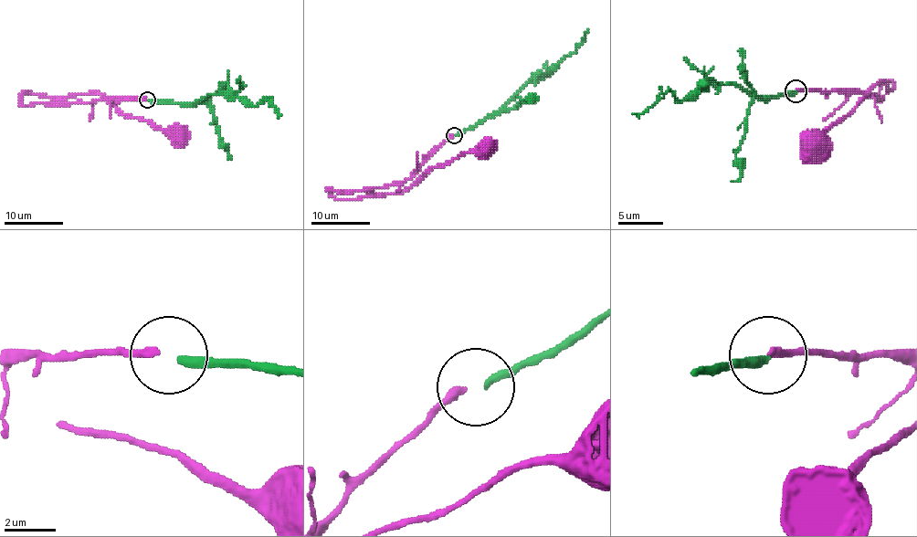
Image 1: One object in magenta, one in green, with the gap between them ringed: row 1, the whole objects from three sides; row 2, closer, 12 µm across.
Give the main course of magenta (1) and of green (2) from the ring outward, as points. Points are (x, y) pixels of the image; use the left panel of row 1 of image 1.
1: (144, 100), (25, 105), (20, 100), (30, 93), (55, 98), (100, 93), (122, 114), (182, 136)
2: (149, 100), (194, 103), (208, 95), (236, 93), (254, 105), (267, 100), (281, 114)

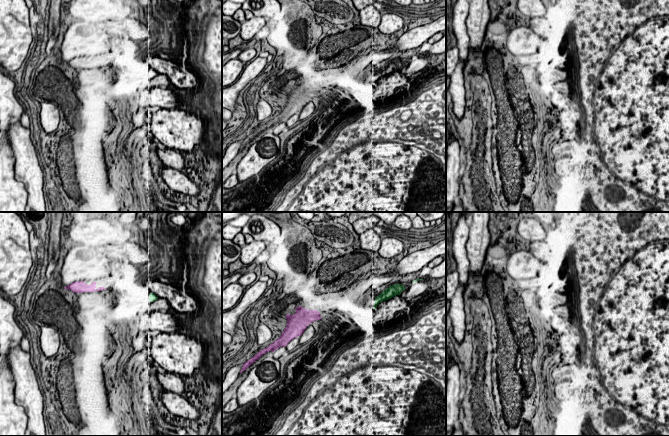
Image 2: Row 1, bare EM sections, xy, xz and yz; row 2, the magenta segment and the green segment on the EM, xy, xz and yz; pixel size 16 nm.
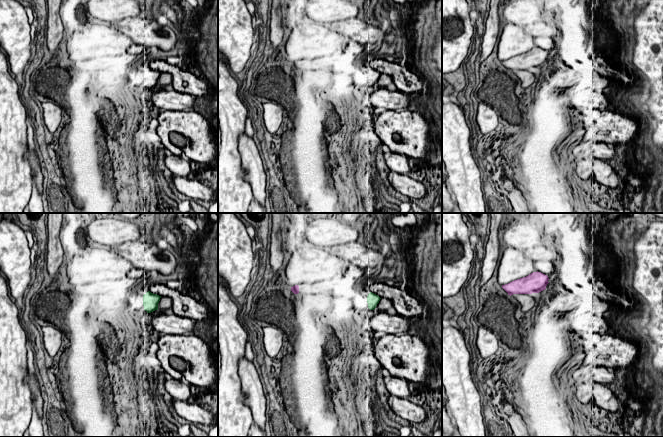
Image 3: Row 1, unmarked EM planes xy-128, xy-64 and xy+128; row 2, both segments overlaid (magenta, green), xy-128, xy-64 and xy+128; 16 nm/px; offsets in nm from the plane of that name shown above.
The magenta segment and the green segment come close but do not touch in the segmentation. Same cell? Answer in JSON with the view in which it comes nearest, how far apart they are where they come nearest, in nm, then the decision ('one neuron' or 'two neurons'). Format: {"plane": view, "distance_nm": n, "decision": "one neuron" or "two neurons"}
{"plane": "xy", "distance_nm": 700, "decision": "two neurons"}

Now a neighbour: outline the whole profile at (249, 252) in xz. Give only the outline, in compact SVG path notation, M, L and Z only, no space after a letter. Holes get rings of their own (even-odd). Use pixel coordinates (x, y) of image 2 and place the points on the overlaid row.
M254 240L251 243L245 244L241 248L240 261L243 264L252 264L256 257L265 250L266 245L264 241Z

